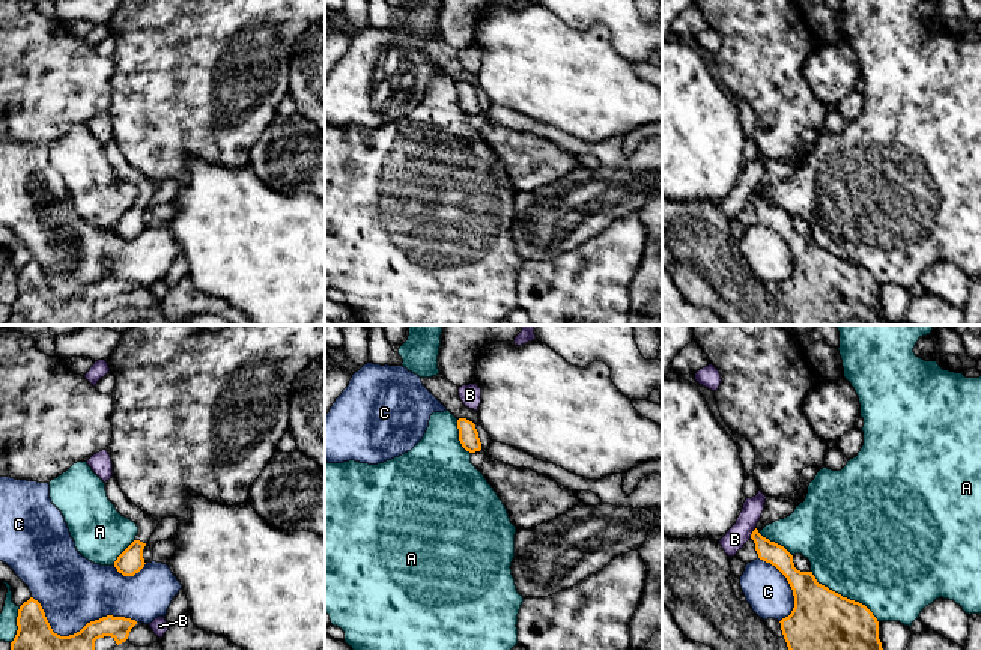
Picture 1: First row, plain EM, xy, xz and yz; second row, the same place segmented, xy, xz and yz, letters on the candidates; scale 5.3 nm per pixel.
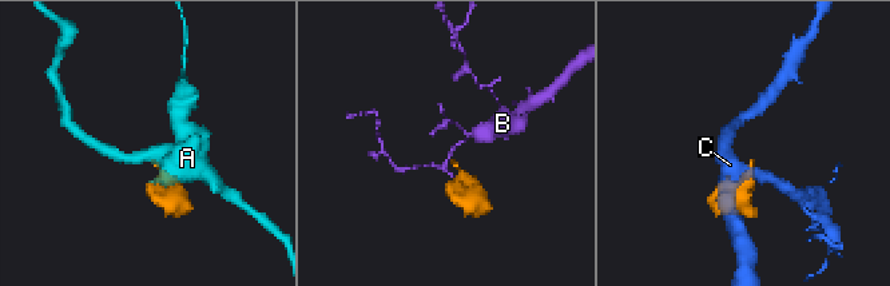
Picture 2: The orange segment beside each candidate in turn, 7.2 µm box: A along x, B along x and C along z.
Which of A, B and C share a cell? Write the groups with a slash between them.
A / B / C

